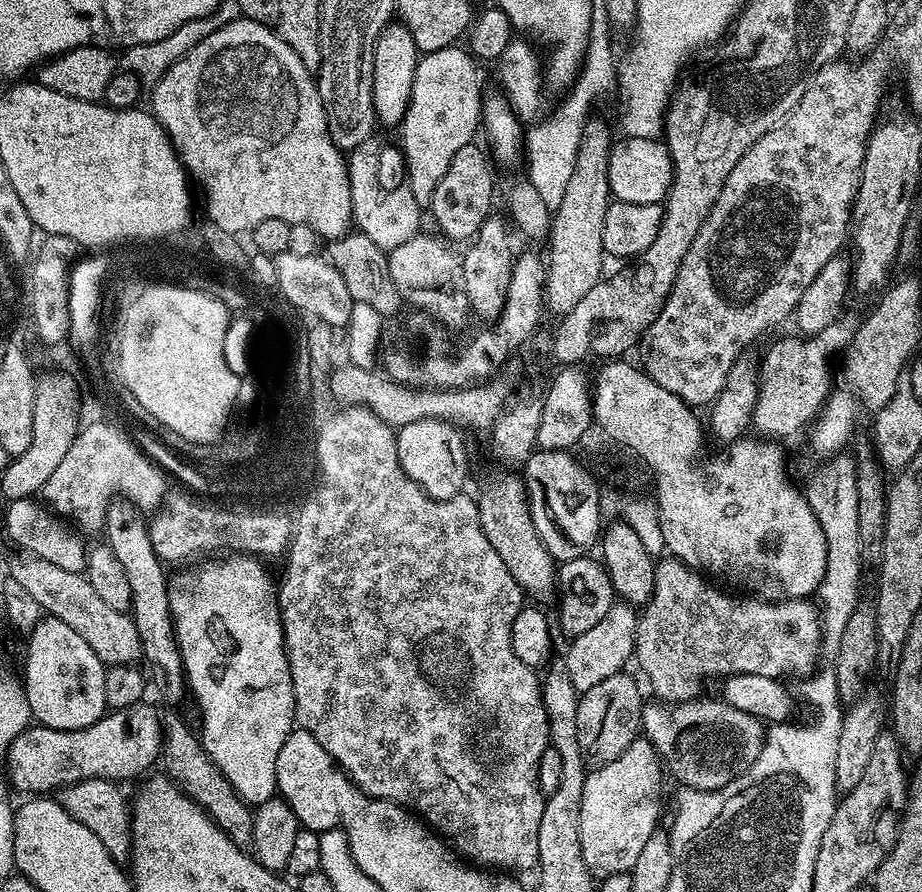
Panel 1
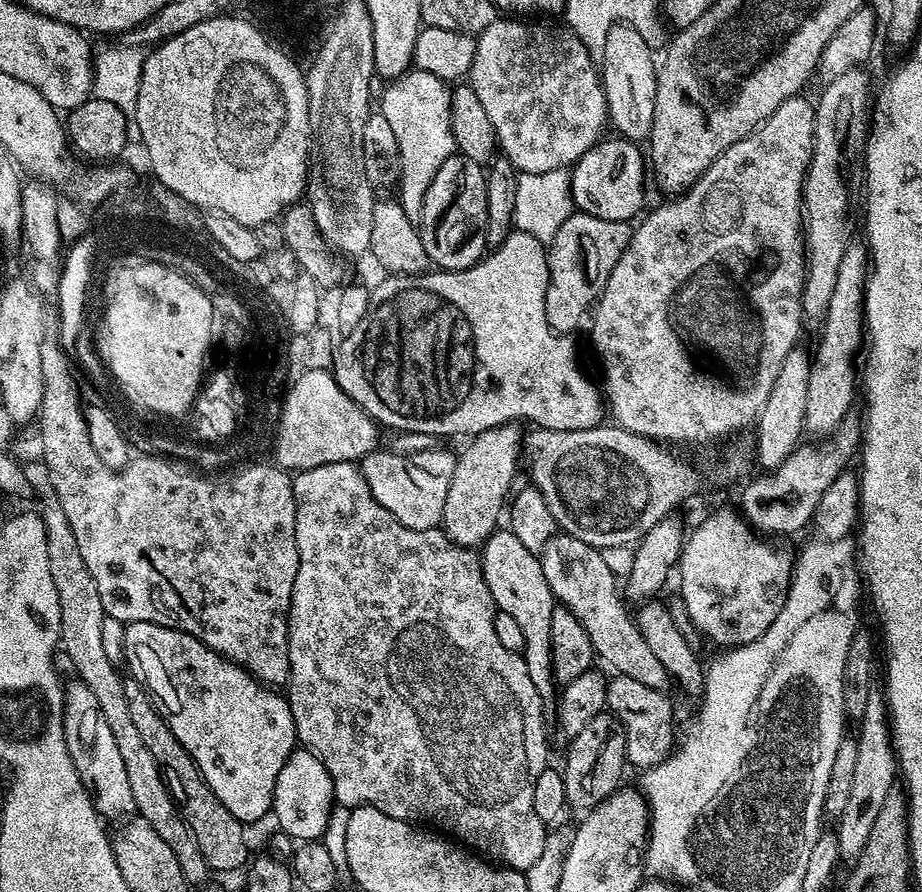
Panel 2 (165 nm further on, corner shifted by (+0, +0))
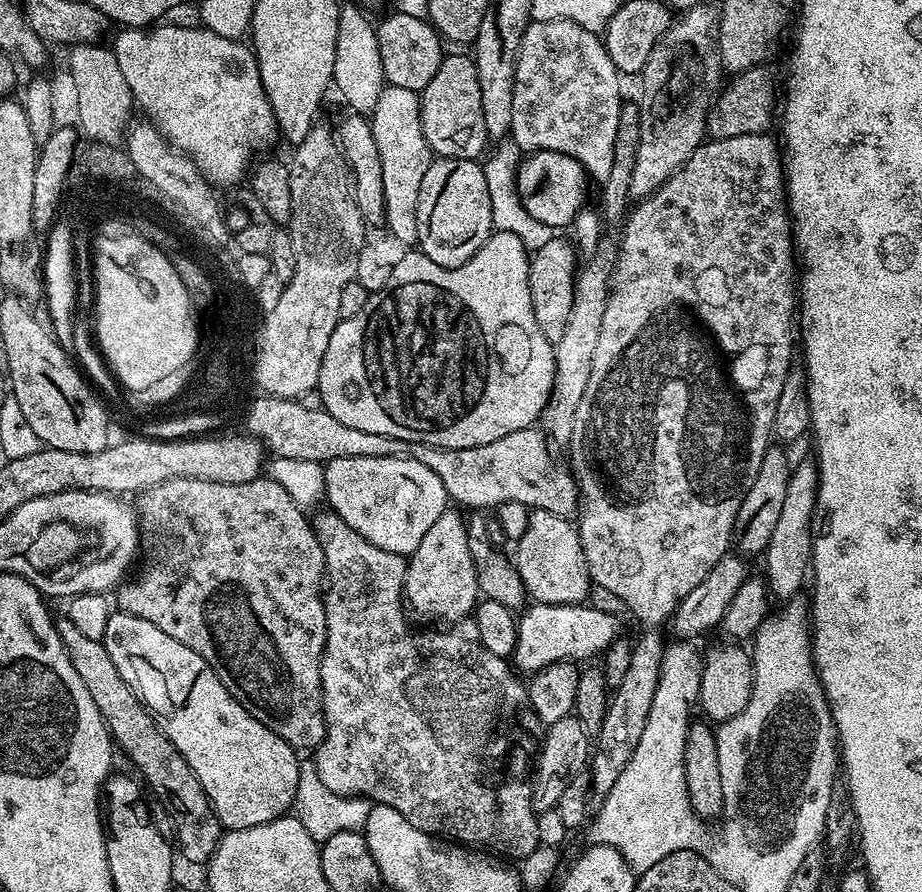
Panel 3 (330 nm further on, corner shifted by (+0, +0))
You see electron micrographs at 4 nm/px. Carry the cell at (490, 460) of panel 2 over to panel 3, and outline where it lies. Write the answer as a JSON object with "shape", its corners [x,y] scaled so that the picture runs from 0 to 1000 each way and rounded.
{"shape":[[[484,572],[462,594],[462,603],[453,608],[453,617],[441,624],[443,642],[438,649],[438,672],[441,680],[464,695],[493,697],[513,689],[522,667],[516,647],[516,632],[510,621],[507,582],[491,572]]]}

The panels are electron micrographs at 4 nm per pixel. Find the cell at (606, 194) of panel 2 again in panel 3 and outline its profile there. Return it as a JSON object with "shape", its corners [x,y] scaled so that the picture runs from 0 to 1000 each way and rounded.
{"shape":[[[579,170],[563,180],[560,206],[566,231],[575,242],[592,253],[608,258],[615,257],[620,246],[634,232],[633,223],[638,220],[640,198],[626,179],[618,177],[618,173]]]}

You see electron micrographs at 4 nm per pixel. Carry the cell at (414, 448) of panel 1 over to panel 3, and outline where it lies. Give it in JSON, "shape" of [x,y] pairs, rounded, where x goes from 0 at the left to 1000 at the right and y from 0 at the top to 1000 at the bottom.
{"shape":[[[444,510],[420,511],[419,513],[362,513],[355,517],[350,524],[352,534],[351,556],[354,562],[356,561],[355,568],[359,573],[366,574],[385,596],[393,599],[393,603],[397,603],[406,612],[414,612],[414,617],[423,617],[439,626],[446,623],[449,617],[453,617],[453,608],[458,608],[458,603],[462,603],[462,594],[466,594],[466,590],[471,590],[471,585],[475,585],[475,581],[488,565],[484,549],[475,537],[475,531],[471,531],[471,527],[466,527],[466,522],[458,522],[458,518],[448,516]]]}

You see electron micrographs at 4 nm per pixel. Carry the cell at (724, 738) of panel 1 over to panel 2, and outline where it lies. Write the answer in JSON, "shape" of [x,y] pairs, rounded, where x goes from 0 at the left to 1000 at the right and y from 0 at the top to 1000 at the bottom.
{"shape":[[[668,756],[659,762],[657,794],[677,817],[679,852],[684,860],[687,857],[693,863],[708,861],[710,857],[717,857],[730,842],[729,789],[720,779],[717,772],[701,769],[692,765],[692,760]]]}

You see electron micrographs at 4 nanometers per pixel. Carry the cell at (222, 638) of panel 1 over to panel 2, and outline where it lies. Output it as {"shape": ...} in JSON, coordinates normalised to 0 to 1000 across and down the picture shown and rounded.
{"shape":[[[170,700],[138,701],[134,740],[137,744],[143,748],[142,757],[155,766],[167,781],[168,788],[180,799],[180,806],[189,827],[193,827],[193,832],[197,832],[197,836],[206,845],[206,850],[210,850],[215,863],[223,872],[228,886],[232,886],[236,899],[241,899],[241,904],[245,904],[245,908],[249,908],[249,913],[254,913],[254,917],[258,917],[260,923],[266,926],[272,926],[277,919],[284,918],[286,914],[290,916],[295,909],[295,896],[297,895],[297,881],[302,877],[302,863],[306,863],[306,859],[310,859],[310,850],[315,850],[315,845],[323,834],[319,805],[315,800],[311,784],[305,777],[303,780],[299,777],[303,775],[296,774],[292,768],[283,767],[282,763],[277,762],[267,750],[260,749],[243,735],[228,729],[218,717],[210,715],[205,709],[194,709],[180,702],[171,702]]]}

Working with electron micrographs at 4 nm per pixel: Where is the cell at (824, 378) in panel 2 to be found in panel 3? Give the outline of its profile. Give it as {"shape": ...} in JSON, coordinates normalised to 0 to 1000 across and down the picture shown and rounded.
{"shape":[[[876,516],[866,519],[859,526],[859,535],[852,545],[852,559],[846,580],[839,589],[839,599],[826,620],[828,645],[831,647],[833,663],[846,675],[854,675],[864,667],[868,658],[873,658],[874,647],[881,630],[881,607],[883,604],[883,580],[885,573],[885,552],[889,548],[889,531],[884,519]]]}

